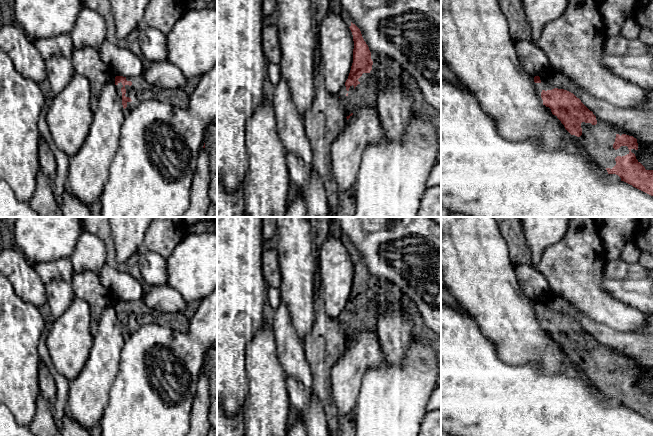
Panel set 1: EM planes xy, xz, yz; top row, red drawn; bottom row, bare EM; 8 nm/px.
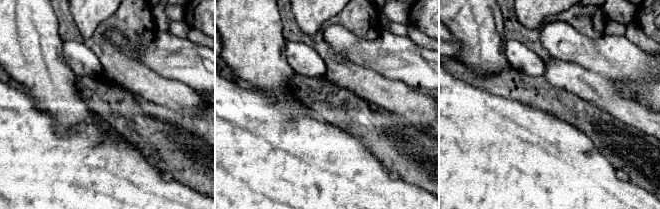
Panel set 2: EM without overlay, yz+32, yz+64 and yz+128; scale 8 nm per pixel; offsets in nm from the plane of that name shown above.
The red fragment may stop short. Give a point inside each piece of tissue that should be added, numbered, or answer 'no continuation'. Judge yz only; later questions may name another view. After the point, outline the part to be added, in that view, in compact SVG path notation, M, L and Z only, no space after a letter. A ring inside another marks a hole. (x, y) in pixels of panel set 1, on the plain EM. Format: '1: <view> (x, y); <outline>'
1: yz (543, 309); M539 300L539 301L540 301L541 306L540 307L535 307L534 306L534 310L535 310L535 313L536 313L536 317L537 317L538 321L539 321L541 327L543 328L543 324L541 322L541 316L543 314L545 314L545 315L552 314L552 313L554 313L554 311L548 309L546 307L546 305L544 304L543 300Z
2: yz (597, 364); M596 341L596 344L596 349L582 346L582 359L580 361L571 360L584 372L585 376L590 379L598 390L608 398L606 393L612 393L616 389L615 382L617 380L625 380L630 375L627 370L621 370L615 374L613 368L616 359L619 358L621 360L622 357L598 341Z

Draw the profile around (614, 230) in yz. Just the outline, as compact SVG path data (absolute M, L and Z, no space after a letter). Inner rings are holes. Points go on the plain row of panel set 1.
M602 217L604 223L600 237L604 244L606 260L621 259L621 252L626 245L625 236L634 235L639 217Z

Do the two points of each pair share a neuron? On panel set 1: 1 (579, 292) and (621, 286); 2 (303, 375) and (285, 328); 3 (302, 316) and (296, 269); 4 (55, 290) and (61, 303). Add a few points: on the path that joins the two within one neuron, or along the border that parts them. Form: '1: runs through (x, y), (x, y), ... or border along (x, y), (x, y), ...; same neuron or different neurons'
1: border along (603, 265), (601, 287), (623, 302); different neurons
2: runs through (294, 363), (286, 340); same neuron
3: runs through (300, 304), (298, 281); same neuron
4: runs through (58, 293), (59, 300); same neuron

